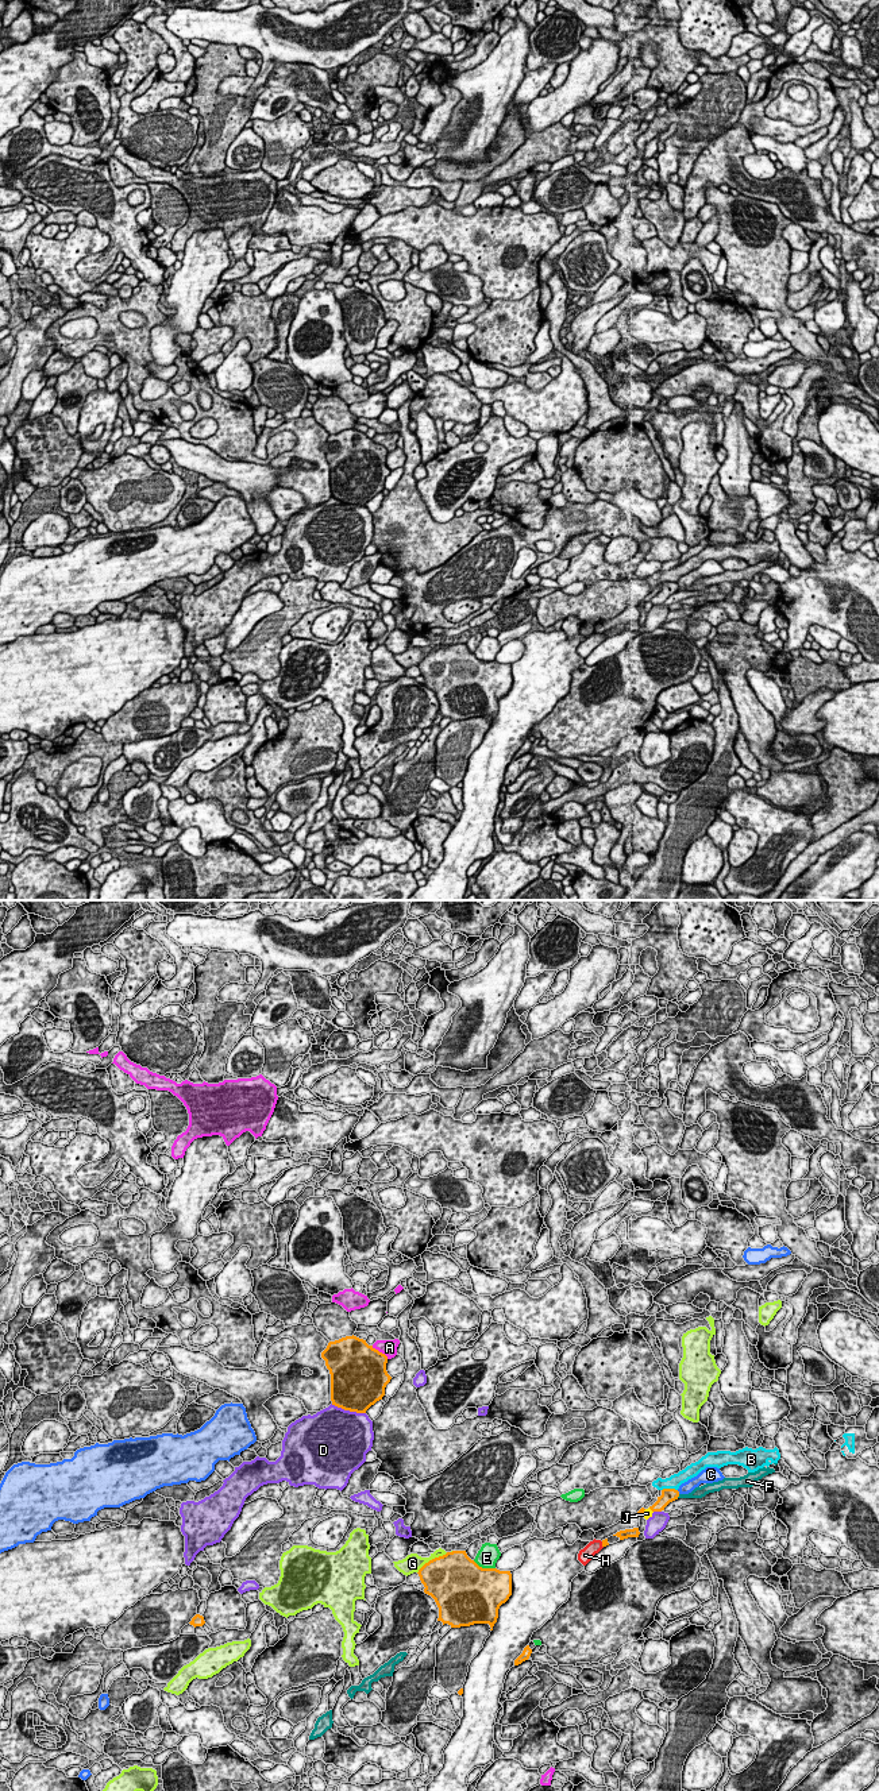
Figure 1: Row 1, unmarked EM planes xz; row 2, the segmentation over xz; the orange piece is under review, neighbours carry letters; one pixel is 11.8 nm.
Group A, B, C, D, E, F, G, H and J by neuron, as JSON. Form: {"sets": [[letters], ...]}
{"sets": [["A"], ["B", "F"], ["C"], ["D"], ["E"], ["G"], ["H"], ["J"]]}

